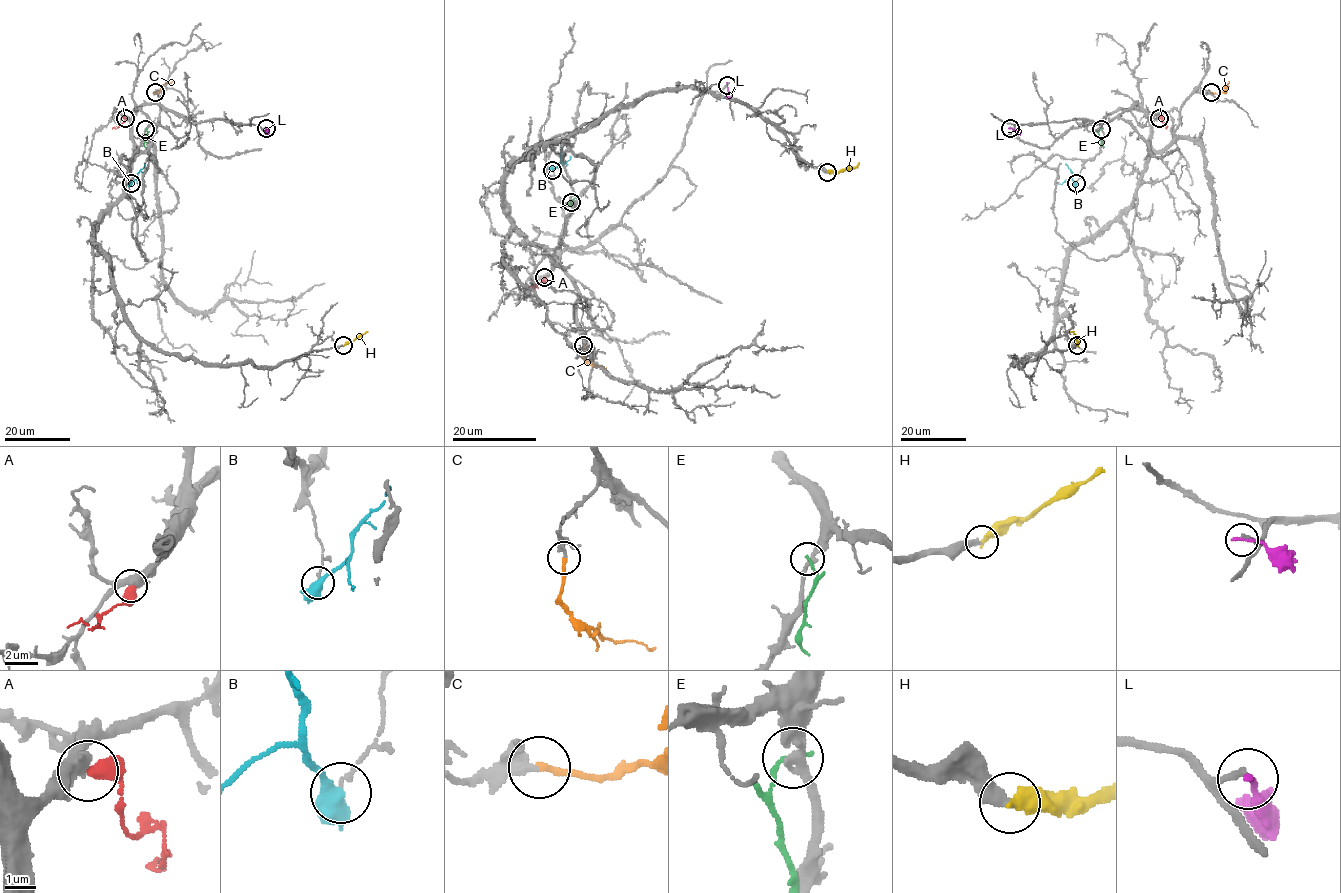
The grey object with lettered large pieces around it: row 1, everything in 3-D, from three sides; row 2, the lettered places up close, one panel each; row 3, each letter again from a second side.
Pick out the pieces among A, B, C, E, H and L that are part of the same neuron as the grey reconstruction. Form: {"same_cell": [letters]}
{"same_cell": ["C", "H"]}

